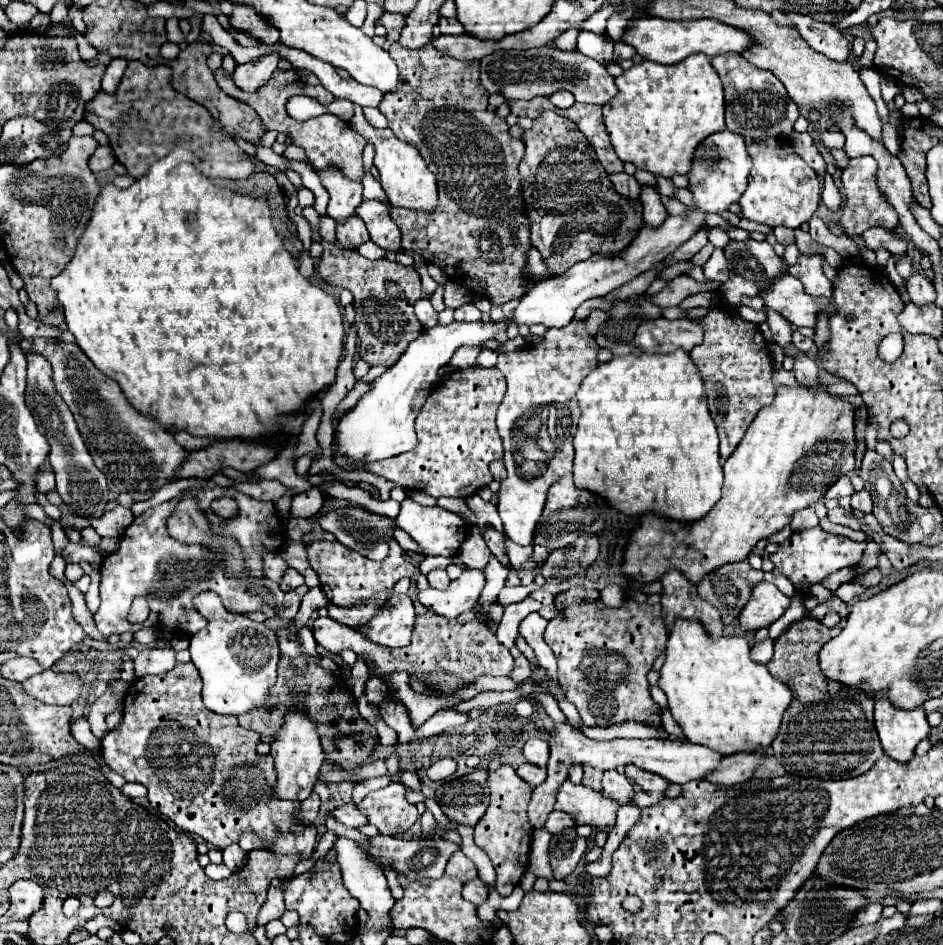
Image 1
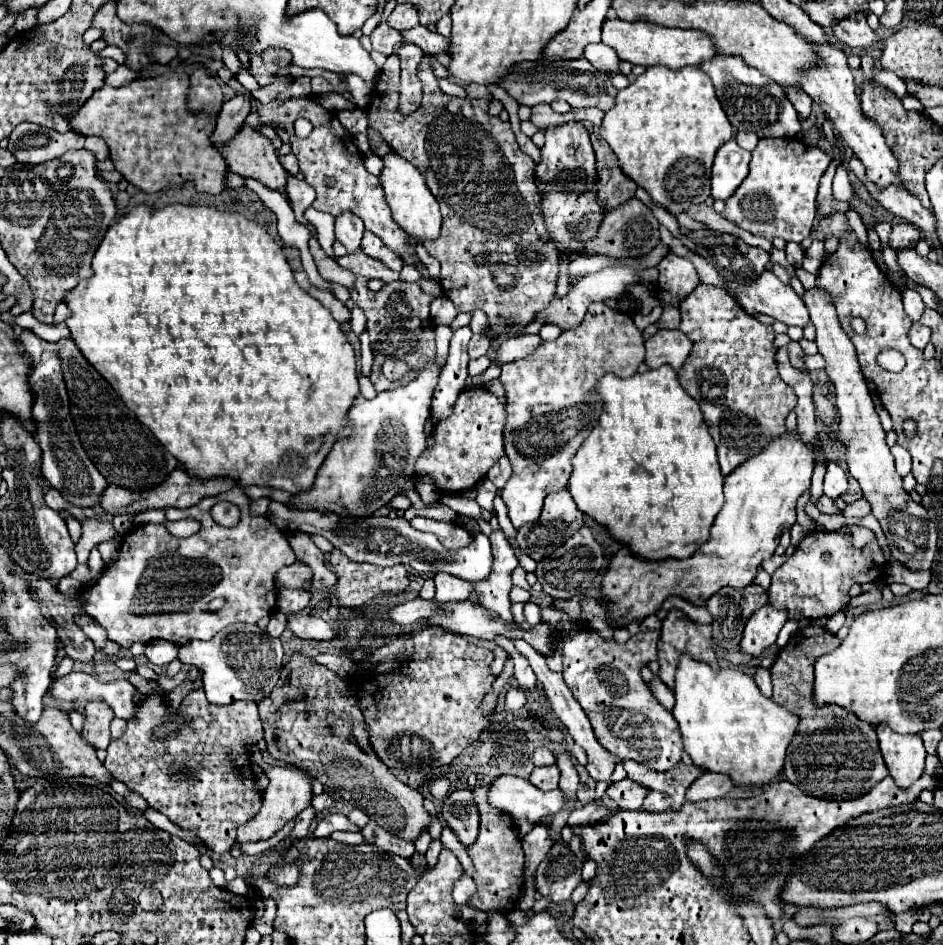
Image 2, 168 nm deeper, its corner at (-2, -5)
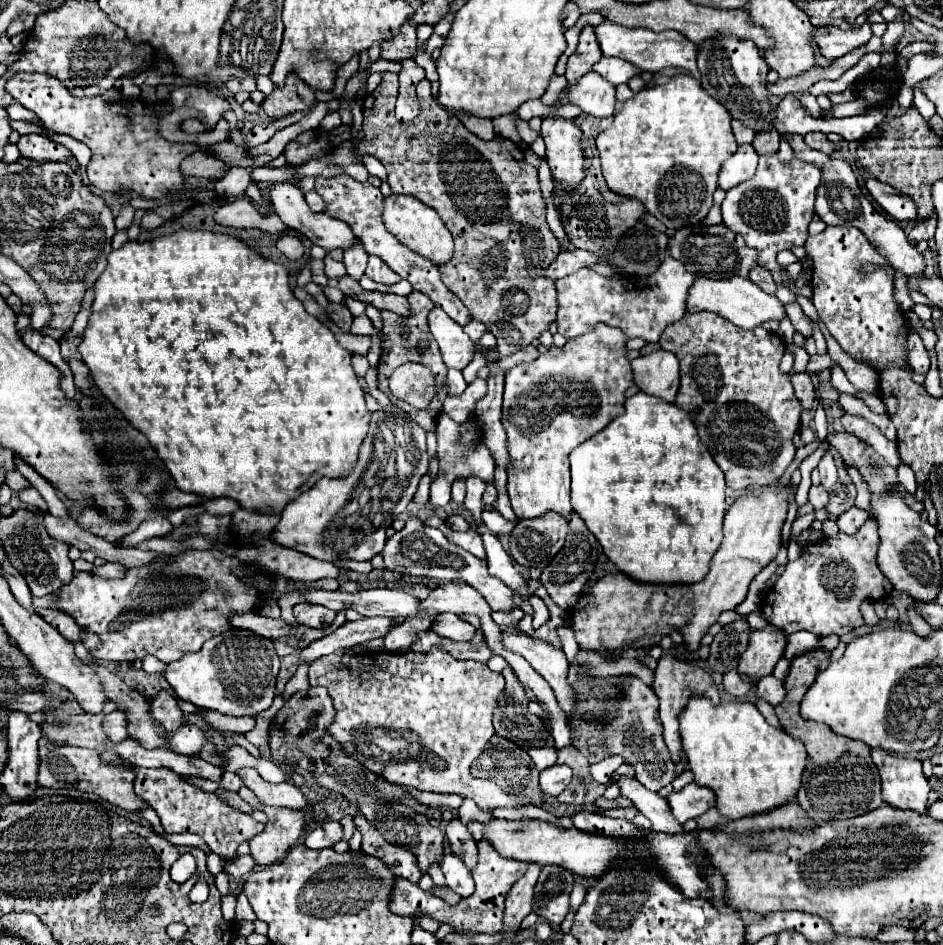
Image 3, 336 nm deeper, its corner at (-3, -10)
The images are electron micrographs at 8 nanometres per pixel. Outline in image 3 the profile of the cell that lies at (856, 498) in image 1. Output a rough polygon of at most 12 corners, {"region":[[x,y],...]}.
{"region":[[852,506],[840,514],[840,532],[854,534],[868,518],[866,510]]}

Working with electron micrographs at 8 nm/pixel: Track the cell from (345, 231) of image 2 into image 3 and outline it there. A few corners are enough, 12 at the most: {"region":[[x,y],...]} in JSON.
{"region":[[360,240],[344,250],[346,272],[360,280],[368,252]]}

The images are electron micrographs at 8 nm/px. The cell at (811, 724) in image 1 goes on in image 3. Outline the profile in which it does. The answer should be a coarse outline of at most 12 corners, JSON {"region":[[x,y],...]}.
{"region":[[830,652],[790,662],[782,728],[804,742],[796,792],[810,818],[882,806],[870,746],[804,720],[800,702]]}

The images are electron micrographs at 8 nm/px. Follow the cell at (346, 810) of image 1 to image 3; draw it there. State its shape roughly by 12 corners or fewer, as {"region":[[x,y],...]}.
{"region":[[340,822],[312,830],[304,844],[312,850],[334,846],[344,838]]}

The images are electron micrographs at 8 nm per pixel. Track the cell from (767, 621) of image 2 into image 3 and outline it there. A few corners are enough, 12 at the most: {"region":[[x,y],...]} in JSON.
{"region":[[766,624],[752,630],[738,672],[750,680],[774,670],[786,634]]}

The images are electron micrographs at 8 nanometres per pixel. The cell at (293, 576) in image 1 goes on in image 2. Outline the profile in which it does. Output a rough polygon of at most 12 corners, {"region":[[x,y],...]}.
{"region":[[279,591],[275,609],[289,615],[309,607],[309,591]]}

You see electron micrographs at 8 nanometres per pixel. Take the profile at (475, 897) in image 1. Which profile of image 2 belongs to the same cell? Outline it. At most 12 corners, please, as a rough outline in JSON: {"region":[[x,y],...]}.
{"region":[[461,875],[453,887],[453,901],[467,903],[475,895],[473,879]]}

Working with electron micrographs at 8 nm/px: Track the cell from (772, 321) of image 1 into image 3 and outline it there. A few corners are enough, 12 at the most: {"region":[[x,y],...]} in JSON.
{"region":[[792,372],[794,394],[806,410],[816,398],[810,374]]}

